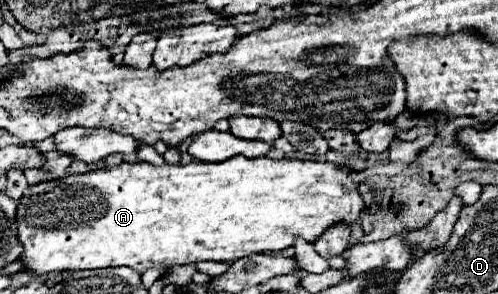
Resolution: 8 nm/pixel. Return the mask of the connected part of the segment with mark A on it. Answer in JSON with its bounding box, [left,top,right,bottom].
[16,156,366,276]

